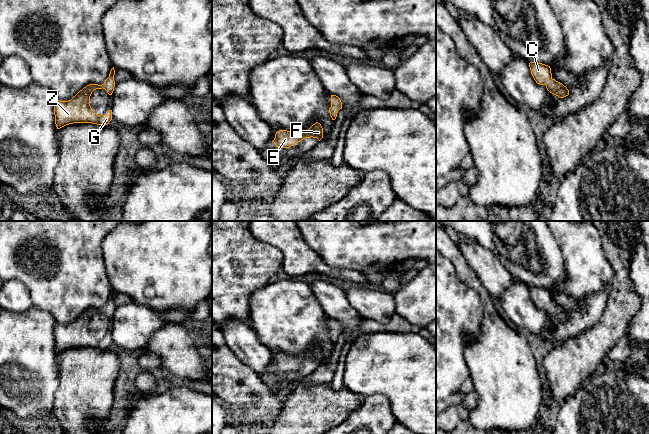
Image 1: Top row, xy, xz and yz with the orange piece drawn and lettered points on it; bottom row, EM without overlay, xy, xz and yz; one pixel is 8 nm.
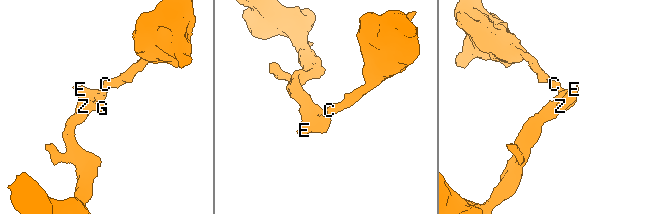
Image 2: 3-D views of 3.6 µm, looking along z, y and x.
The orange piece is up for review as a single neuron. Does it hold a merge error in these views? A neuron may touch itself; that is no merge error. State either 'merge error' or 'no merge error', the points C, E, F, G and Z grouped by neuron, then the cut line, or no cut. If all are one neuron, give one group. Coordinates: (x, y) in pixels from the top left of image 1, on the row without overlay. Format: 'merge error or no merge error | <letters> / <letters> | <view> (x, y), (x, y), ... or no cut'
no merge error | C E F G Z | no cut

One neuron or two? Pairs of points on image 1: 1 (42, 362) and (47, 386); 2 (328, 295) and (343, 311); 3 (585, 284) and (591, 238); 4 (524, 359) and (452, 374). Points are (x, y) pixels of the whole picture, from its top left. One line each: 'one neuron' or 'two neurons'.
1: one neuron
2: one neuron
3: one neuron
4: two neurons

